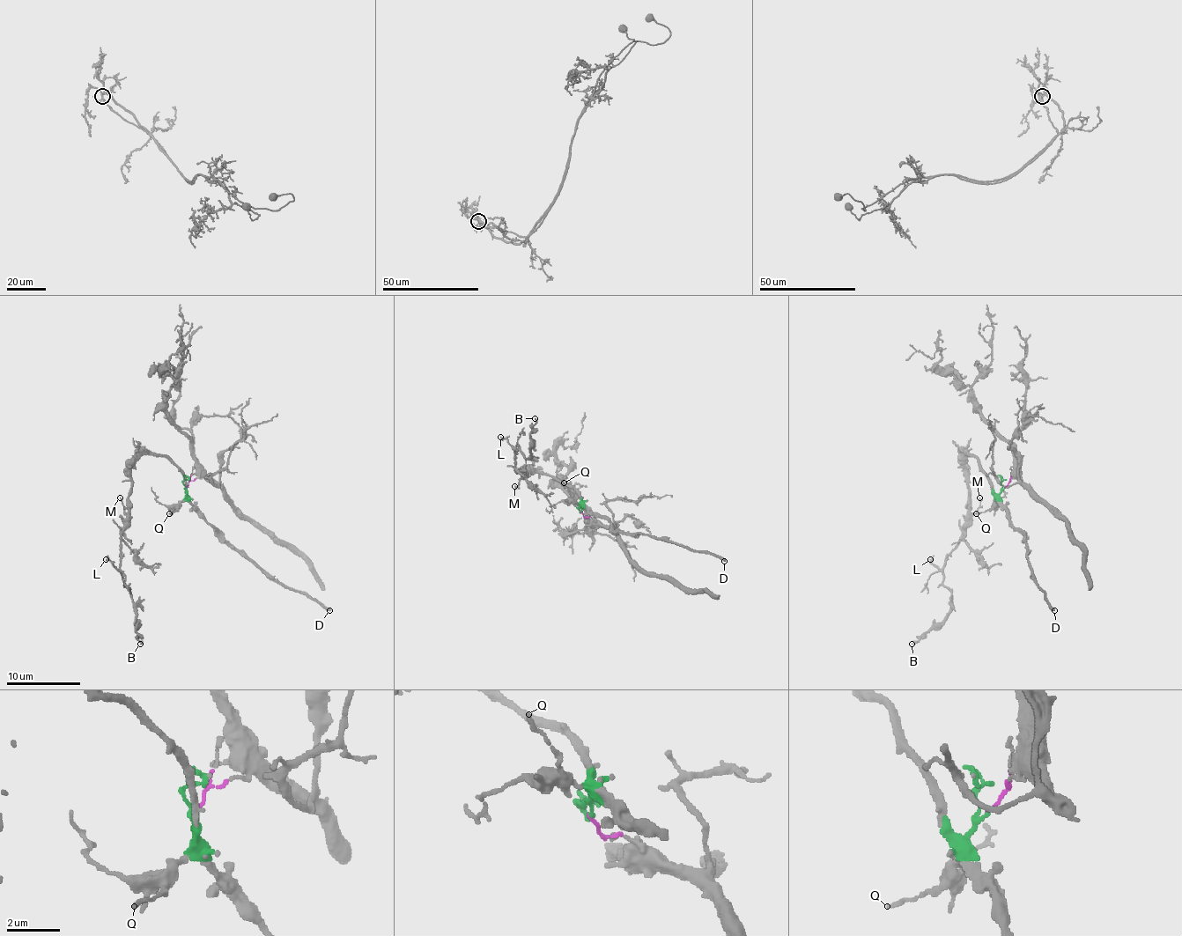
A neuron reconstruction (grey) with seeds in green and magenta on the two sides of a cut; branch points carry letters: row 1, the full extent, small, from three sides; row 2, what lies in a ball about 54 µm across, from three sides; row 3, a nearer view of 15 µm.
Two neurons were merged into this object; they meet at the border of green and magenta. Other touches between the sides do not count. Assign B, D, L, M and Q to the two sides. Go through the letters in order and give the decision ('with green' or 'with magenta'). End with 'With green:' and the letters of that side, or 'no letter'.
B: with green
D: with green
L: with green
M: with green
Q: with green
With green: B, D, L, M, Q

